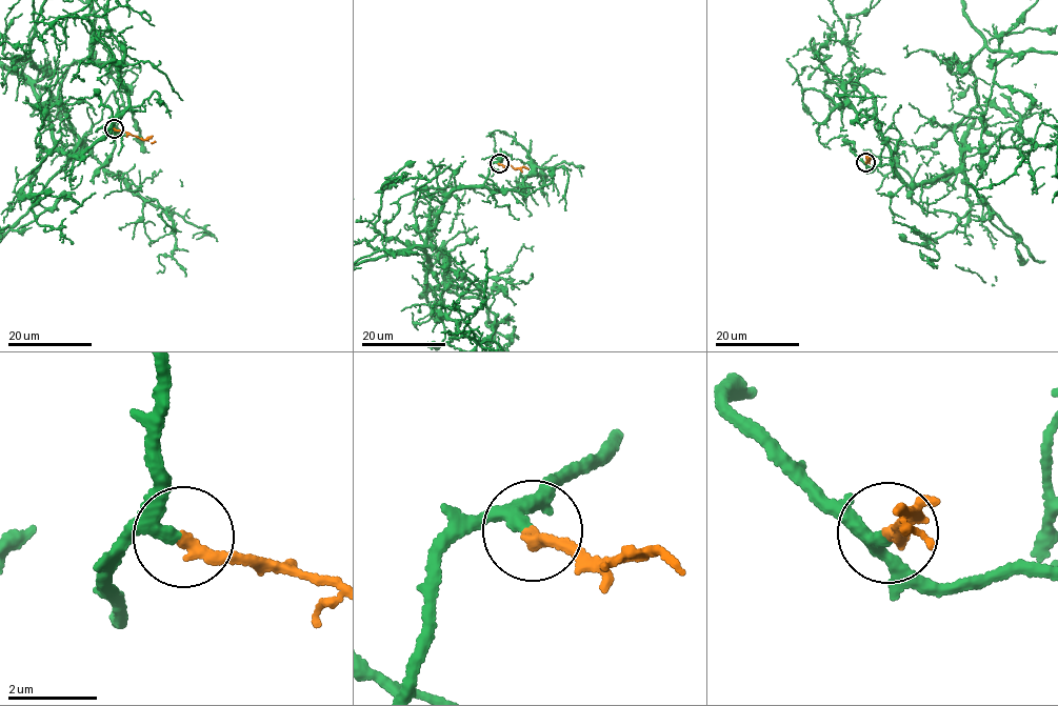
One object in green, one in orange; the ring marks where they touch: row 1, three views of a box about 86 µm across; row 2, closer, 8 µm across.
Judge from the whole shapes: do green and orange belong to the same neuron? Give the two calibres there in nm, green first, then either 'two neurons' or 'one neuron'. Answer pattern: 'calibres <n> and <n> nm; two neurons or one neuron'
calibres 220 and 320 nm; one neuron

